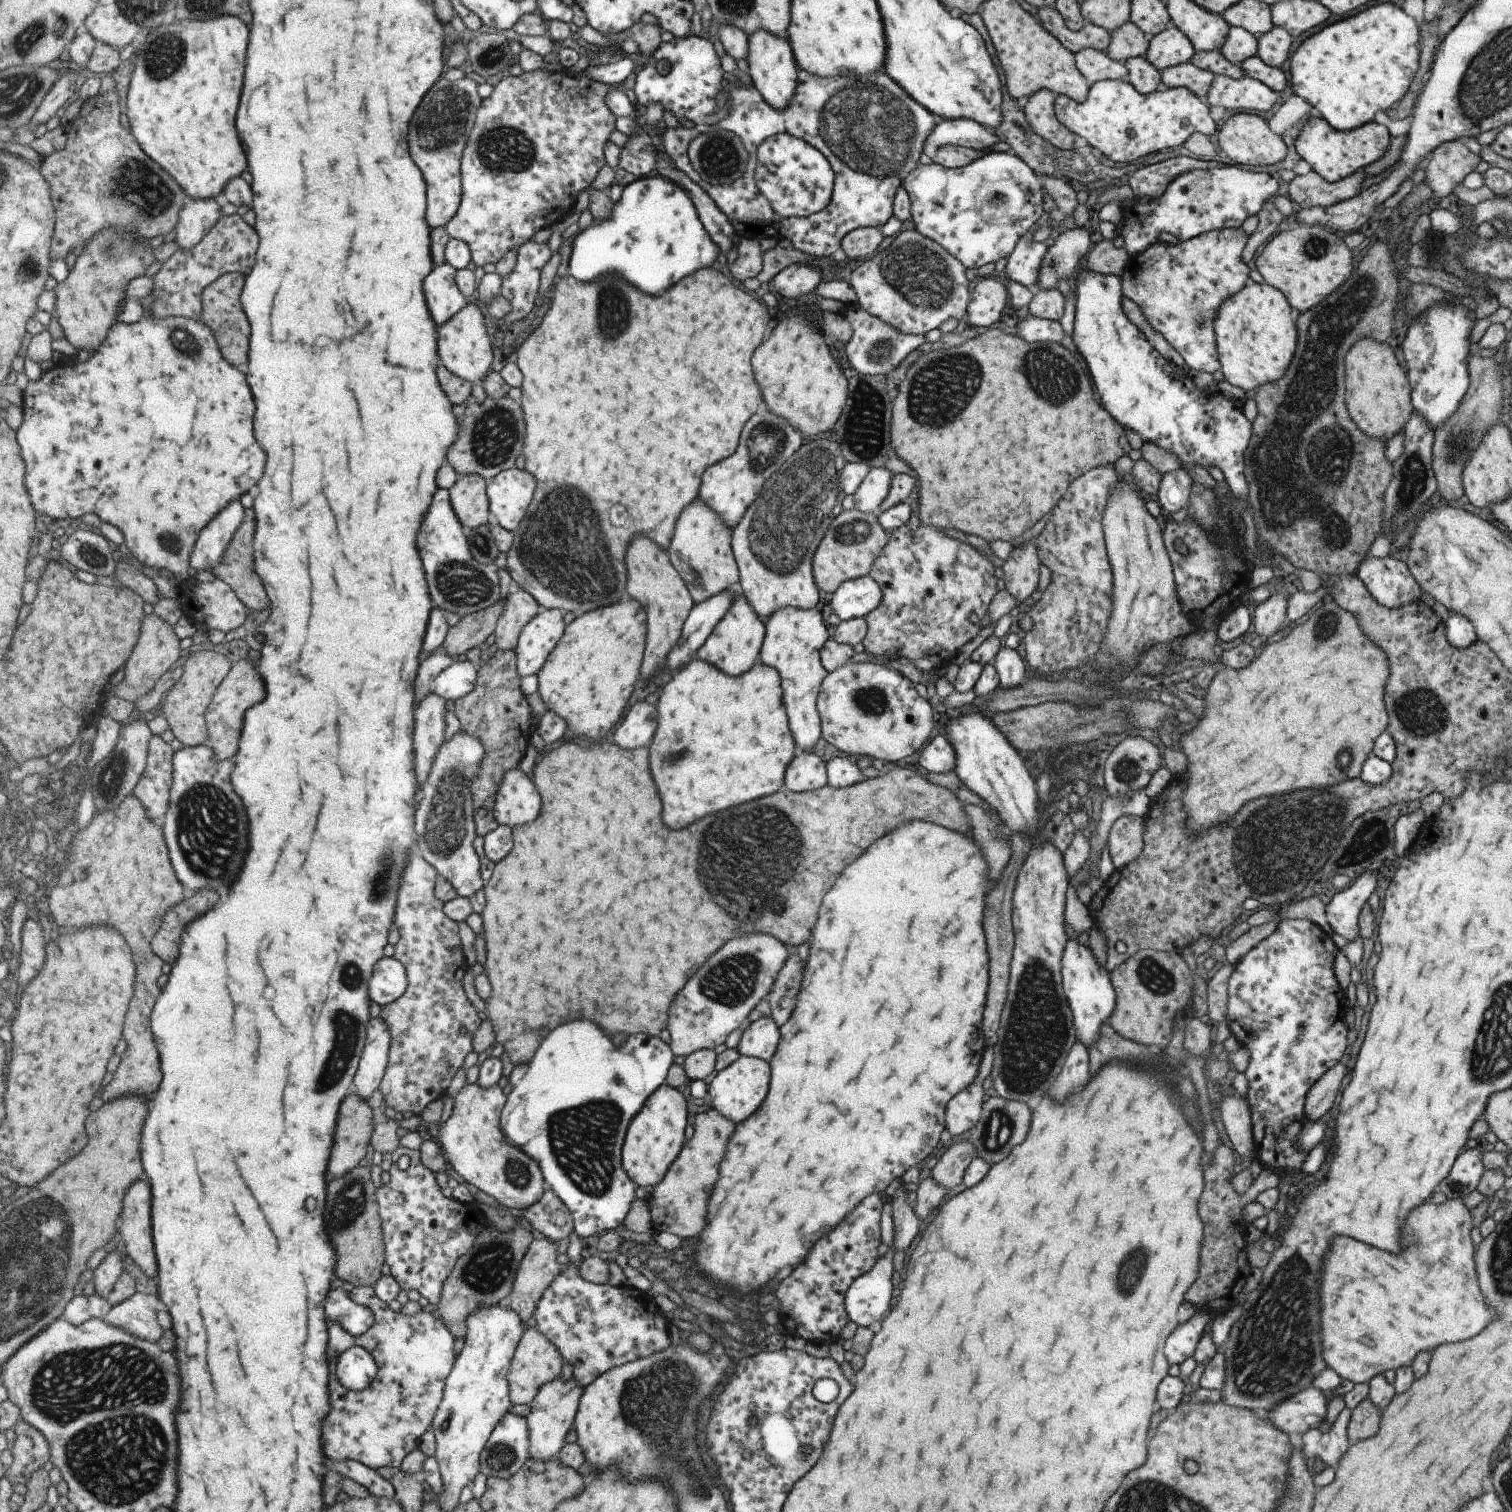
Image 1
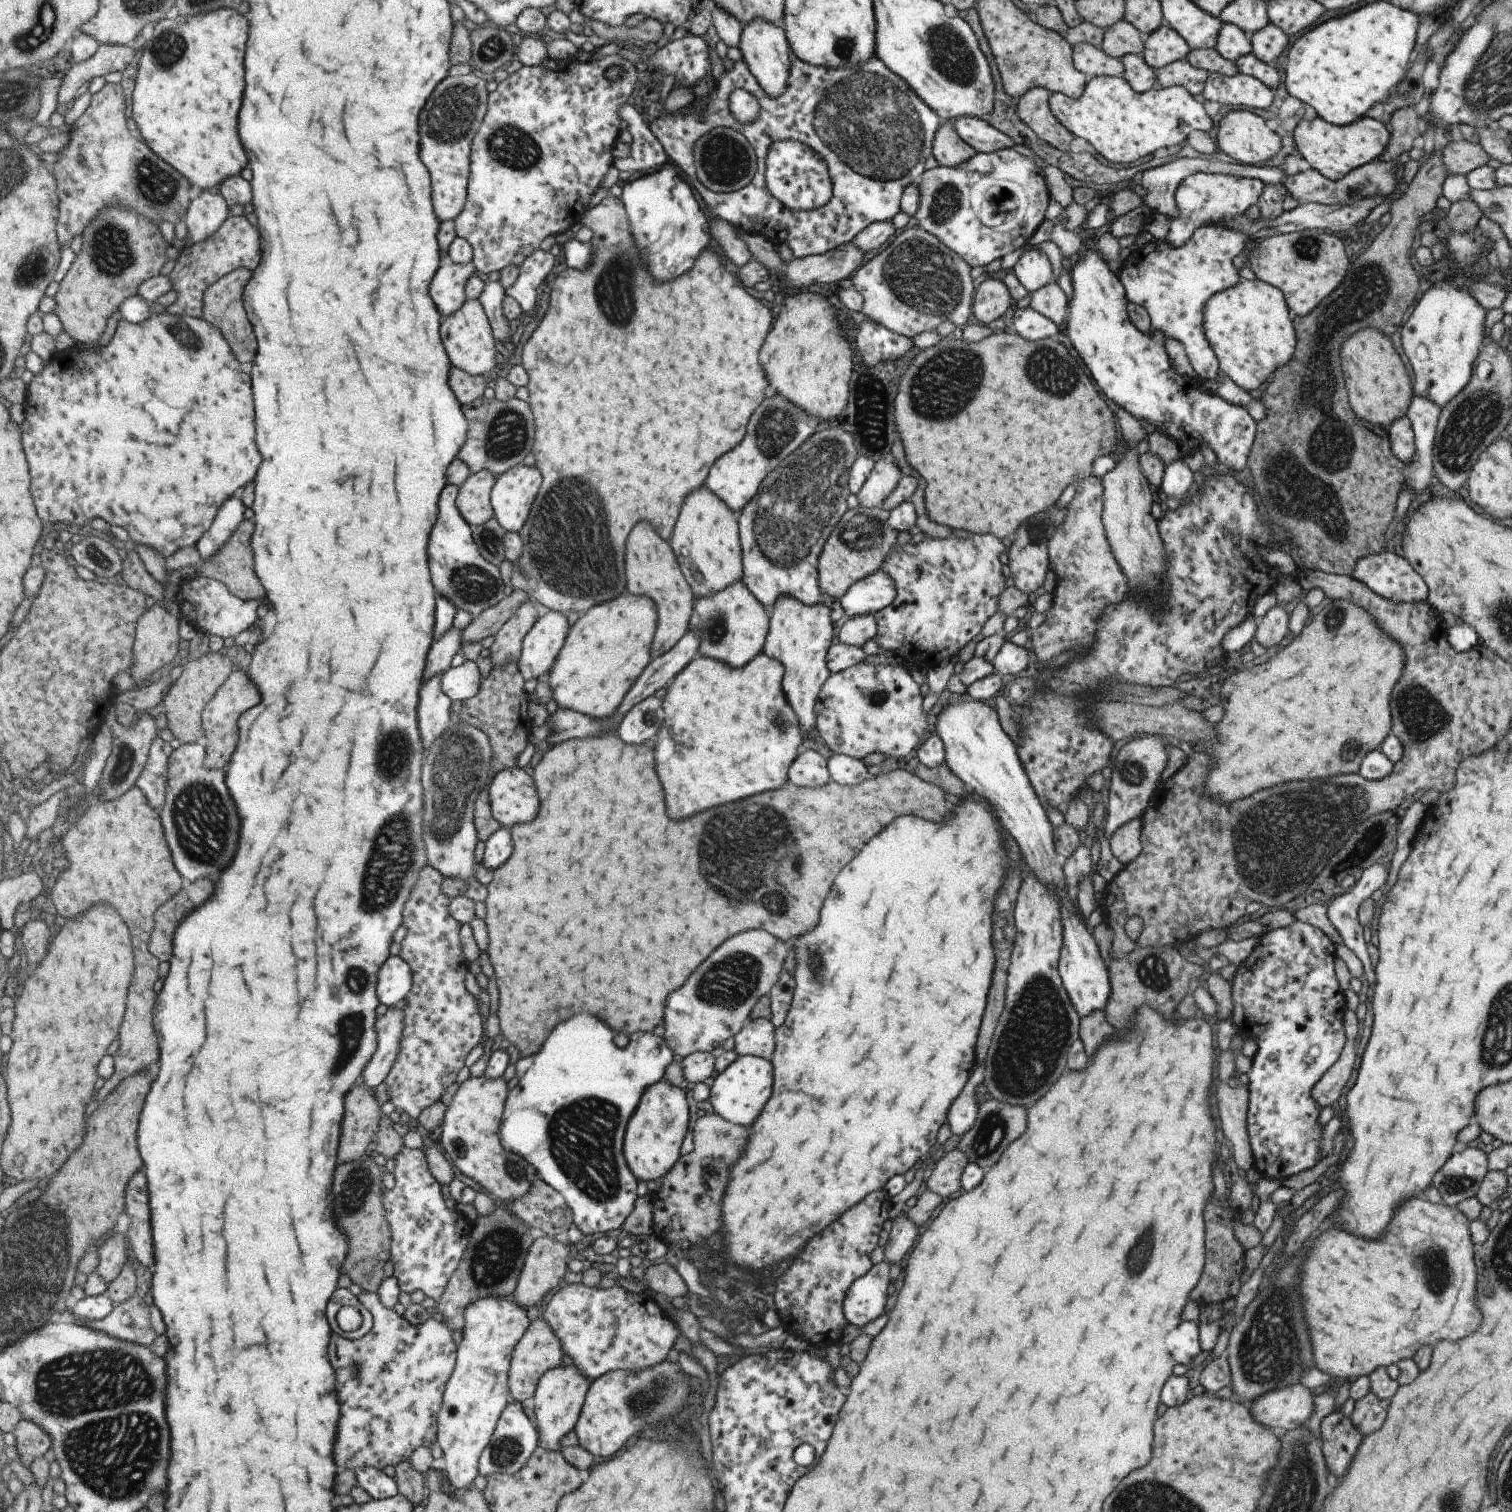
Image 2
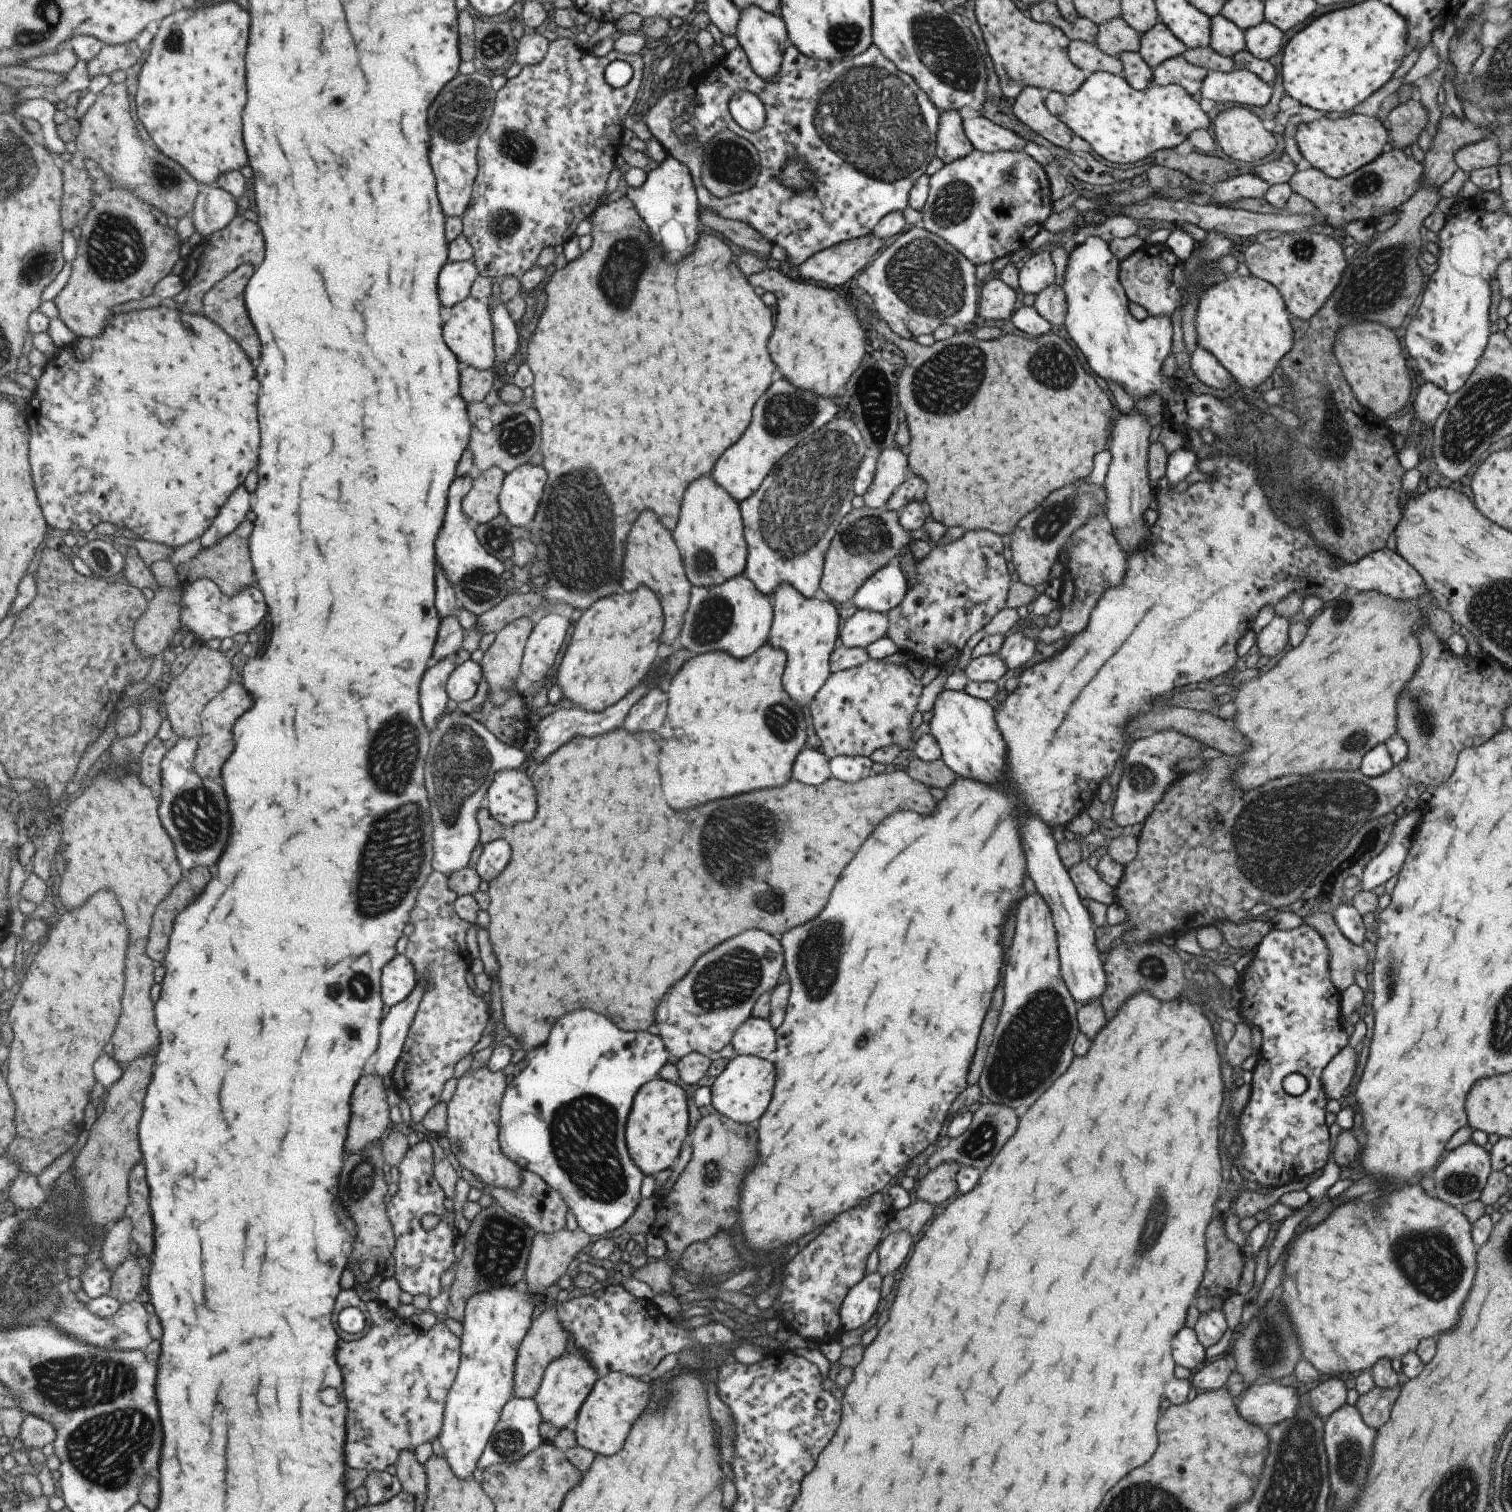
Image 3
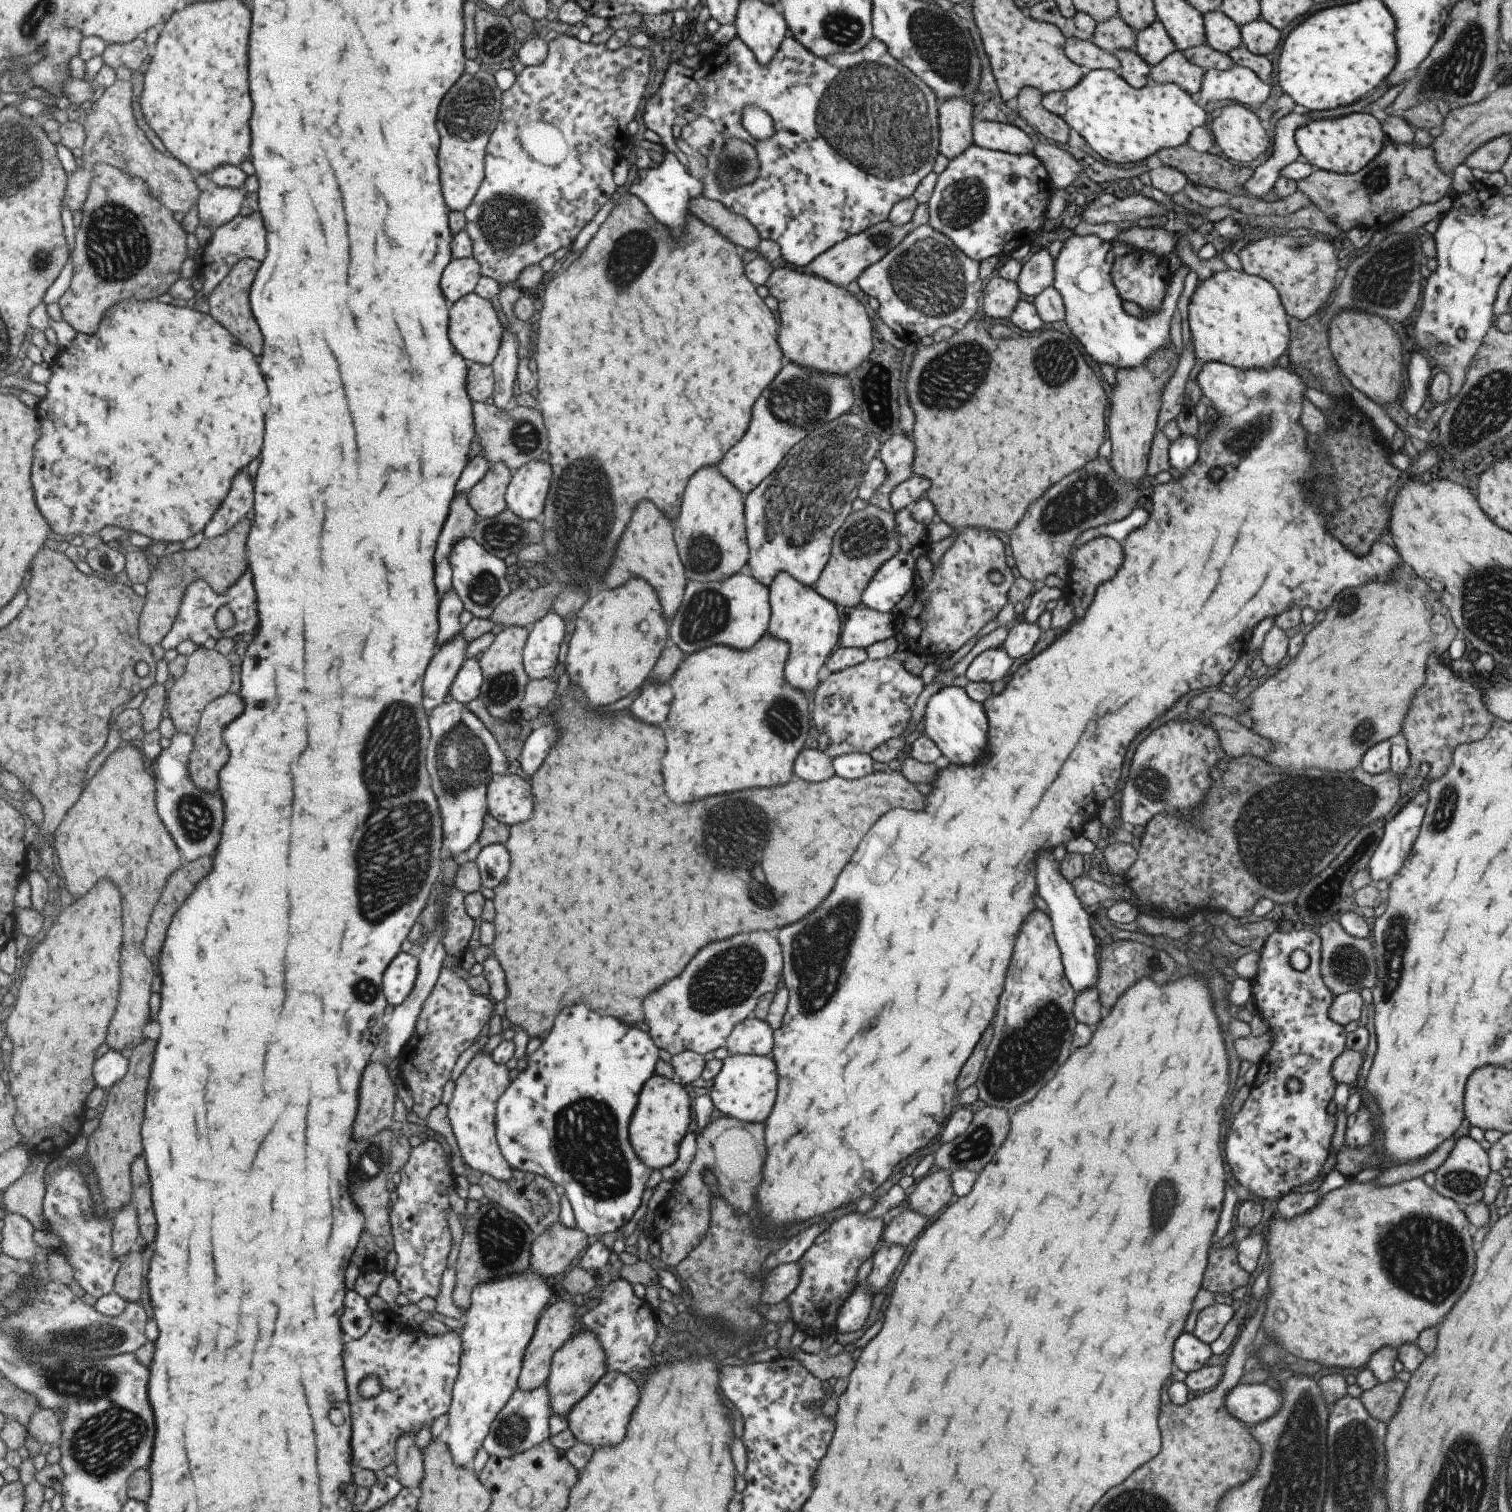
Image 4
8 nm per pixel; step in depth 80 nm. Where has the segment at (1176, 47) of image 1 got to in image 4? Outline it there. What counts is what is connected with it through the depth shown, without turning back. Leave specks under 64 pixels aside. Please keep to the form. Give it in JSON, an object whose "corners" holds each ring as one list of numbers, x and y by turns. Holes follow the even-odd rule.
{"corners":[[1157,19,1136,33,1133,51,1150,67,1155,66,1175,49,1177,48,1174,42]]}

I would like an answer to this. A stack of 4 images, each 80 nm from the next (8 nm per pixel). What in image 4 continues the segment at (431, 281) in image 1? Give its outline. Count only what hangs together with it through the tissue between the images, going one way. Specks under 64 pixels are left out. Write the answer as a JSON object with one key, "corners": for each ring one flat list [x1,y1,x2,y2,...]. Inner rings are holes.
{"corners":[[474,257,453,259,451,268,443,274,443,292,451,304,471,294,484,277,482,264]]}

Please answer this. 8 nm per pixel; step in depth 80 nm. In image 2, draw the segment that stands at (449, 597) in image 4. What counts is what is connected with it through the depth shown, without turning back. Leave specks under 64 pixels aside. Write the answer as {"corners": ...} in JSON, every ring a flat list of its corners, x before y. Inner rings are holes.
{"corners":[[451,626,449,632,445,632,437,642,434,642,427,658,422,684,451,668,453,658,461,651,461,644,463,644,463,632,455,626]]}

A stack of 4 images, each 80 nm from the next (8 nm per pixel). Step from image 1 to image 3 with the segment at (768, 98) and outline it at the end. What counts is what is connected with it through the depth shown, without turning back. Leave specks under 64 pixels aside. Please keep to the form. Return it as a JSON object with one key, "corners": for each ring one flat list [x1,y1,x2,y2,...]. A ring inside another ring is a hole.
{"corners":[[747,5,739,13,734,36,738,45,745,51,749,64,757,76,764,79,776,79,781,53,789,43,786,28,780,16,763,12,757,5]]}

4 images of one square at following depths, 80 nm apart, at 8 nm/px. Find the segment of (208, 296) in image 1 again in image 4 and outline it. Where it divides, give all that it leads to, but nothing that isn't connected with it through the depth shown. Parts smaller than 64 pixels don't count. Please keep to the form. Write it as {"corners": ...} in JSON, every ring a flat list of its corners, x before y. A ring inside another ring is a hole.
{"corners":[[255,258,241,260,235,264,227,278,215,288,203,305,205,310,219,320,225,328,231,328,231,332,235,332,235,336,239,336,239,340,243,340,243,344,247,344,247,348,251,348,251,352,255,352,255,356,263,354,263,334,253,316,253,310,249,304,249,292,251,292,251,286,253,286,253,280,255,280,259,268,261,268,261,262]]}

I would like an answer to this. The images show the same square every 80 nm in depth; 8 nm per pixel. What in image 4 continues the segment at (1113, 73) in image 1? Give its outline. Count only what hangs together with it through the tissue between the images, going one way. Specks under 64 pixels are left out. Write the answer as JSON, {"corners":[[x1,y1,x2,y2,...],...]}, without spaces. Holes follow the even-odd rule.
{"corners":[[1073,37,1065,39,1065,56,1085,71,1107,69,1119,74,1119,61,1112,53,1097,48,1090,40,1084,41]]}

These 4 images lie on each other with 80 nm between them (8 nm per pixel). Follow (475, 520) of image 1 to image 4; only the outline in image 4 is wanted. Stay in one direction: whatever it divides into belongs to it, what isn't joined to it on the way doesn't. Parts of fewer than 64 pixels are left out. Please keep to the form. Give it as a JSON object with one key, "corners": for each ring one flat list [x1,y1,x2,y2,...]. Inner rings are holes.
{"corners":[[499,461,491,466,485,478,482,478,469,492,469,502,479,517,497,518,508,509,506,494,510,487,512,471,507,464]]}

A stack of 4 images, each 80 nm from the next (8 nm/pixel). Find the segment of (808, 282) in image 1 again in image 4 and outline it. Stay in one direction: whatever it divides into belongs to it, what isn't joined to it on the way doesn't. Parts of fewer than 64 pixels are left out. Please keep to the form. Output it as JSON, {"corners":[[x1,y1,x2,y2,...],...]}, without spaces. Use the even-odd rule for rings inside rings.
{"corners":[[887,219,874,224,872,227,862,230,856,235,848,236,840,240,837,244,828,248,825,252,816,256,807,266,806,270,813,276,824,278,837,286,847,286,852,280,864,272,864,270,880,258,883,258,887,252,895,248,908,232,915,228,914,224,909,221,902,225,894,225]]}

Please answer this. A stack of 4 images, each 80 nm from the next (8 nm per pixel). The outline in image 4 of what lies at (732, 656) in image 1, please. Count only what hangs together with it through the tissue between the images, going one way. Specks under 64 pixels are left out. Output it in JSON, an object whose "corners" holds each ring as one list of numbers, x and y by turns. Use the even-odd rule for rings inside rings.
{"corners":[[741,573,711,583,686,579,682,602,674,614,668,636,685,656,713,645,727,645,742,651,767,635,770,619,768,587]]}

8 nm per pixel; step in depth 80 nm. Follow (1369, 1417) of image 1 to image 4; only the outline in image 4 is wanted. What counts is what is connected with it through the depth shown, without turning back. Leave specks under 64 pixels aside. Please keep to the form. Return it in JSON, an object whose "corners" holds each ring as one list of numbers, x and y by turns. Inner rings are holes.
{"corners":[[1393,1376,1389,1380,1378,1382,1373,1388,1365,1389,1360,1394,1359,1400,1368,1415,1389,1422,1399,1408,1403,1390,1405,1390,1405,1382]]}

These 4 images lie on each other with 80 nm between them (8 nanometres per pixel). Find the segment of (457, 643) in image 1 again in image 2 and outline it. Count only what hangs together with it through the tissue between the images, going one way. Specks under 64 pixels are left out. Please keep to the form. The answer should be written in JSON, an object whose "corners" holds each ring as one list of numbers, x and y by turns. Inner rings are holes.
{"corners":[[515,589,510,596,501,600,492,608,487,608,482,615,473,617,466,628,463,628,463,644,479,643,487,636,496,636,499,630,505,626,509,618,521,608,523,602,527,602,530,596,523,589]]}

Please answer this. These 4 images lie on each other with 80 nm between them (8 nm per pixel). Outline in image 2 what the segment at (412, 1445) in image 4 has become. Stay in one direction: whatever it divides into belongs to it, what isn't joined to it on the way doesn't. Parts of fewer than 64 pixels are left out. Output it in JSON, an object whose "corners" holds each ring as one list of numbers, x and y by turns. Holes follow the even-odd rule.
{"corners":[[409,1460,403,1464,397,1464,394,1474,395,1482,399,1486,399,1494,405,1496,414,1507,427,1502,427,1486,421,1472,417,1472]]}

